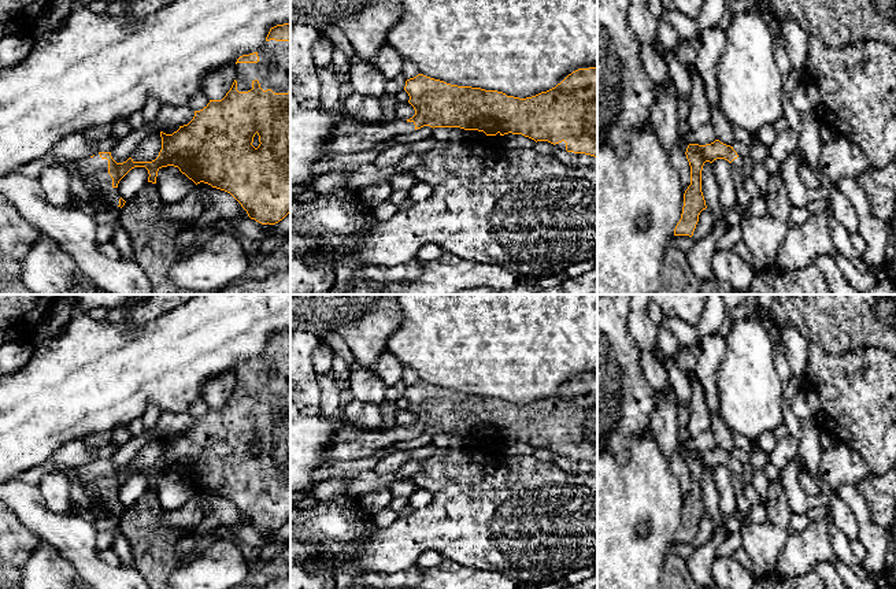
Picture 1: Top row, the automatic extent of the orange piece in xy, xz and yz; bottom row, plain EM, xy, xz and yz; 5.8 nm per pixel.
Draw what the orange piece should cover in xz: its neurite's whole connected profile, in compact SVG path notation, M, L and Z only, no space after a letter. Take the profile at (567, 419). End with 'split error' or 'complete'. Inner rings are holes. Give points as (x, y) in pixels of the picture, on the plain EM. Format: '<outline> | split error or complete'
M578 375L555 394L536 403L519 405L497 397L451 392L440 386L418 381L406 388L404 397L415 422L407 427L389 431L360 431L344 425L325 451L330 460L366 459L377 451L407 441L423 433L460 434L484 438L486 442L512 440L551 451L566 449L566 458L597 464L597 375Z | split error

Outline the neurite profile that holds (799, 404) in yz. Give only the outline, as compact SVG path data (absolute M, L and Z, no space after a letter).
M800 389L793 399L791 400L791 408L796 416L800 419L808 419L812 418L812 411L808 405L808 400L806 397L806 393L803 389Z

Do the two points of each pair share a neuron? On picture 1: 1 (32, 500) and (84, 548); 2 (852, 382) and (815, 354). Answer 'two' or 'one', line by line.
1: one
2: one

